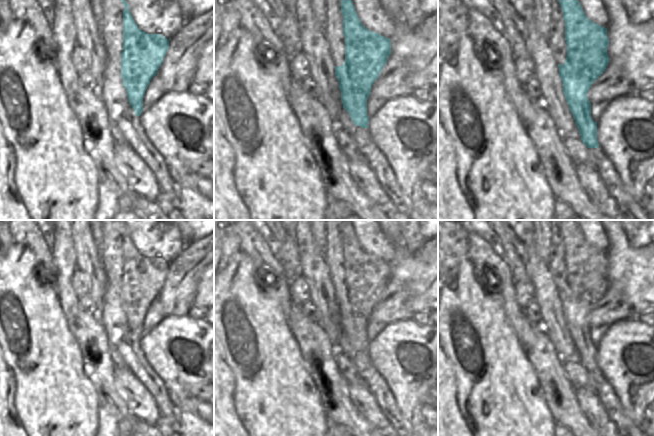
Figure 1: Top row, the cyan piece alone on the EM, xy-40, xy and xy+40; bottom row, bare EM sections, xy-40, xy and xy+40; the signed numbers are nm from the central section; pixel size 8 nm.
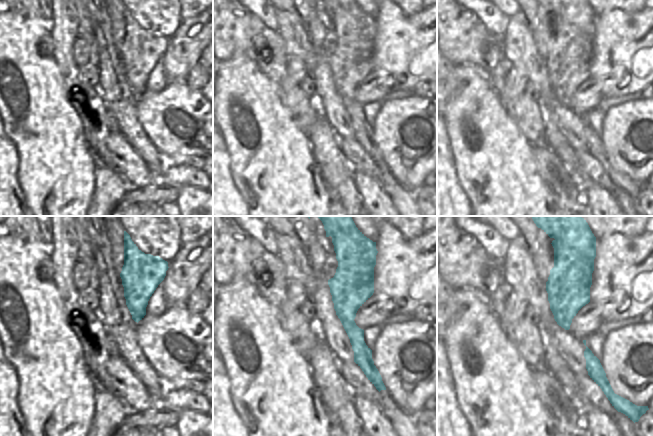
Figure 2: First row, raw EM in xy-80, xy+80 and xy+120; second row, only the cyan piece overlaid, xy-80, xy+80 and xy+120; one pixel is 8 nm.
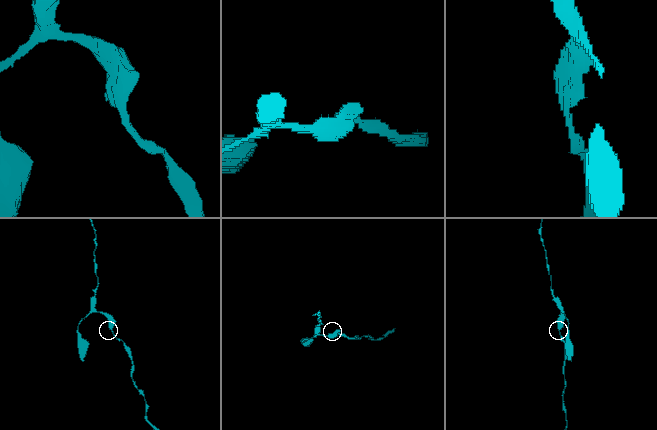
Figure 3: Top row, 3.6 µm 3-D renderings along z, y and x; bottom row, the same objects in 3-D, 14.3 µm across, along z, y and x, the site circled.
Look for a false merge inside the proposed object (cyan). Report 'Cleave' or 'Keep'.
Cleave.

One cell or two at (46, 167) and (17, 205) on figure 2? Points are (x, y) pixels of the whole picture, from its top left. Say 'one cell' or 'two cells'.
two cells

